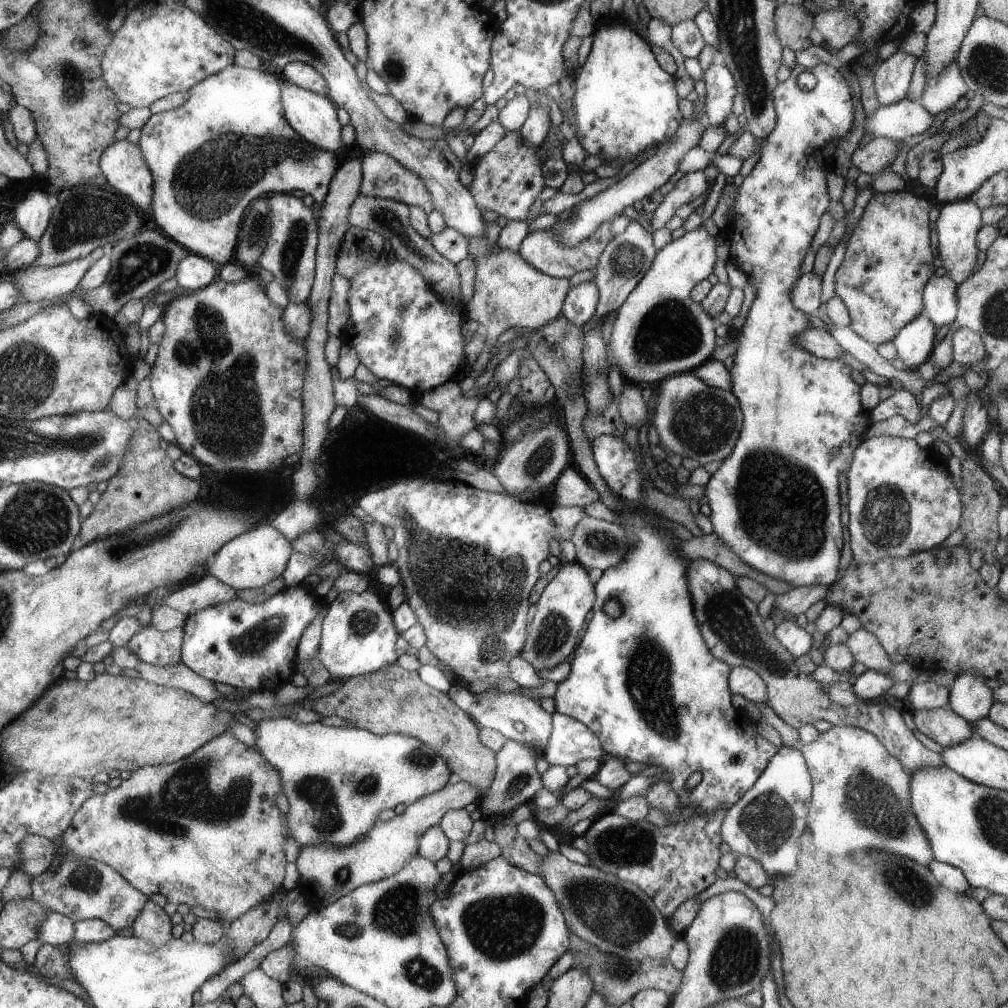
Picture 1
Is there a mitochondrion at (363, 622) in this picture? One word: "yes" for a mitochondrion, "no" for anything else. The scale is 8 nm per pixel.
yes

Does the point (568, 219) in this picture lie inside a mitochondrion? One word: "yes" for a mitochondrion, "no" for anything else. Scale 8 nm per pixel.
yes

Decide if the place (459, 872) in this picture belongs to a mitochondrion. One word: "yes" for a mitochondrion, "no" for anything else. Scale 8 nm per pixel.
no

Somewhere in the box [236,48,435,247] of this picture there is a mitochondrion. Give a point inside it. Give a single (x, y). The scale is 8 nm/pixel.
(393, 69)

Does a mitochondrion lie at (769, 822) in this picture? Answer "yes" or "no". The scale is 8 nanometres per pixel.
yes

